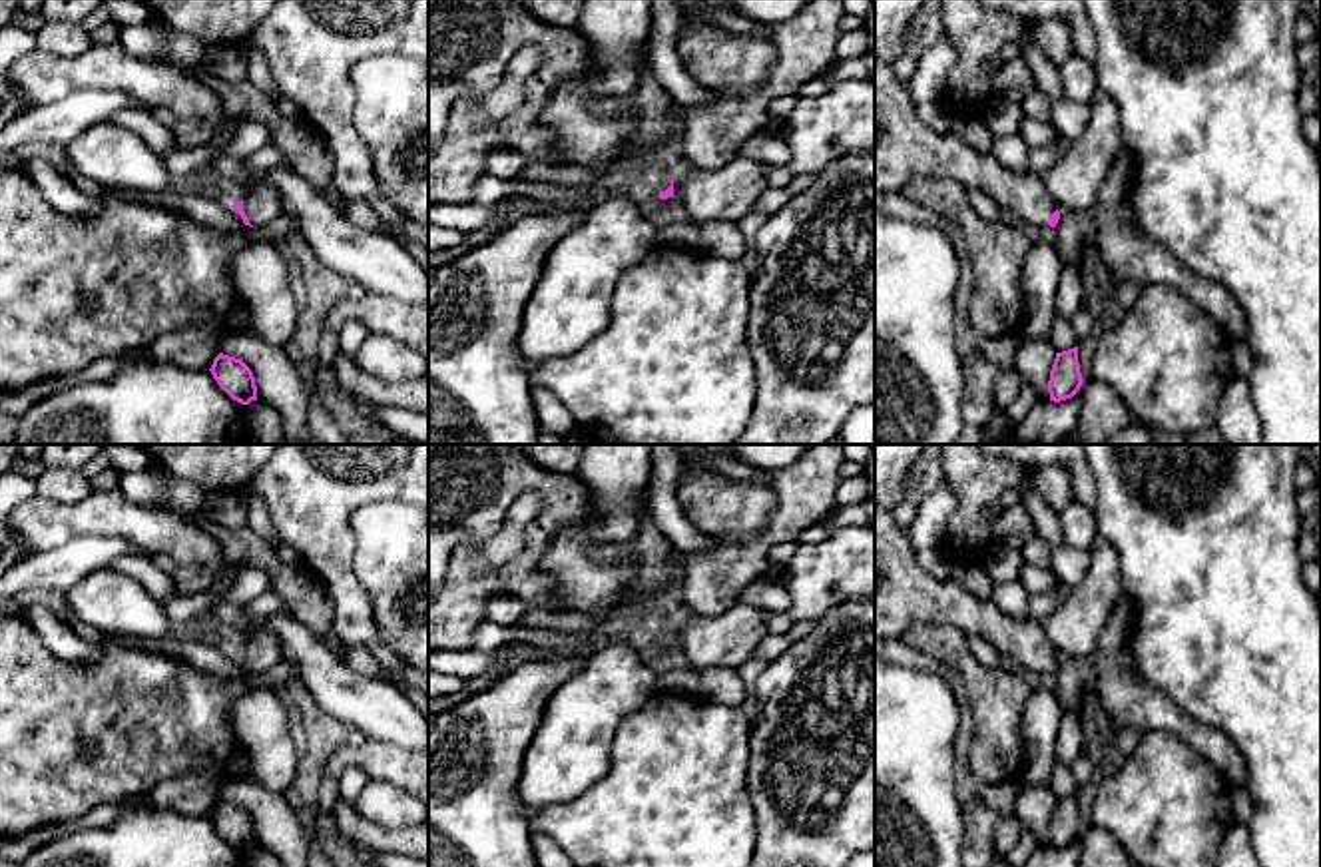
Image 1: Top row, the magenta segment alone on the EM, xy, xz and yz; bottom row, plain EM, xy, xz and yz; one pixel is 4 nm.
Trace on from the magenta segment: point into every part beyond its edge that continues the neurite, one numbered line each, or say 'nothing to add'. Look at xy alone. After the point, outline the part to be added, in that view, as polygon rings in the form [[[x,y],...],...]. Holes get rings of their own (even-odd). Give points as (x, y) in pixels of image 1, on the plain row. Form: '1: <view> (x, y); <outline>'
1: xy (260, 648); [[[255,630],[237,638],[237,648],[253,674],[263,674],[281,662],[279,642],[267,630]]]

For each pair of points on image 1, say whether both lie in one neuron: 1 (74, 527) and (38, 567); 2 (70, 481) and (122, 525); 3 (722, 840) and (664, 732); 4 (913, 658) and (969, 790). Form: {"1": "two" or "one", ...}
{"1": "two", "2": "two", "3": "one", "4": "one"}

